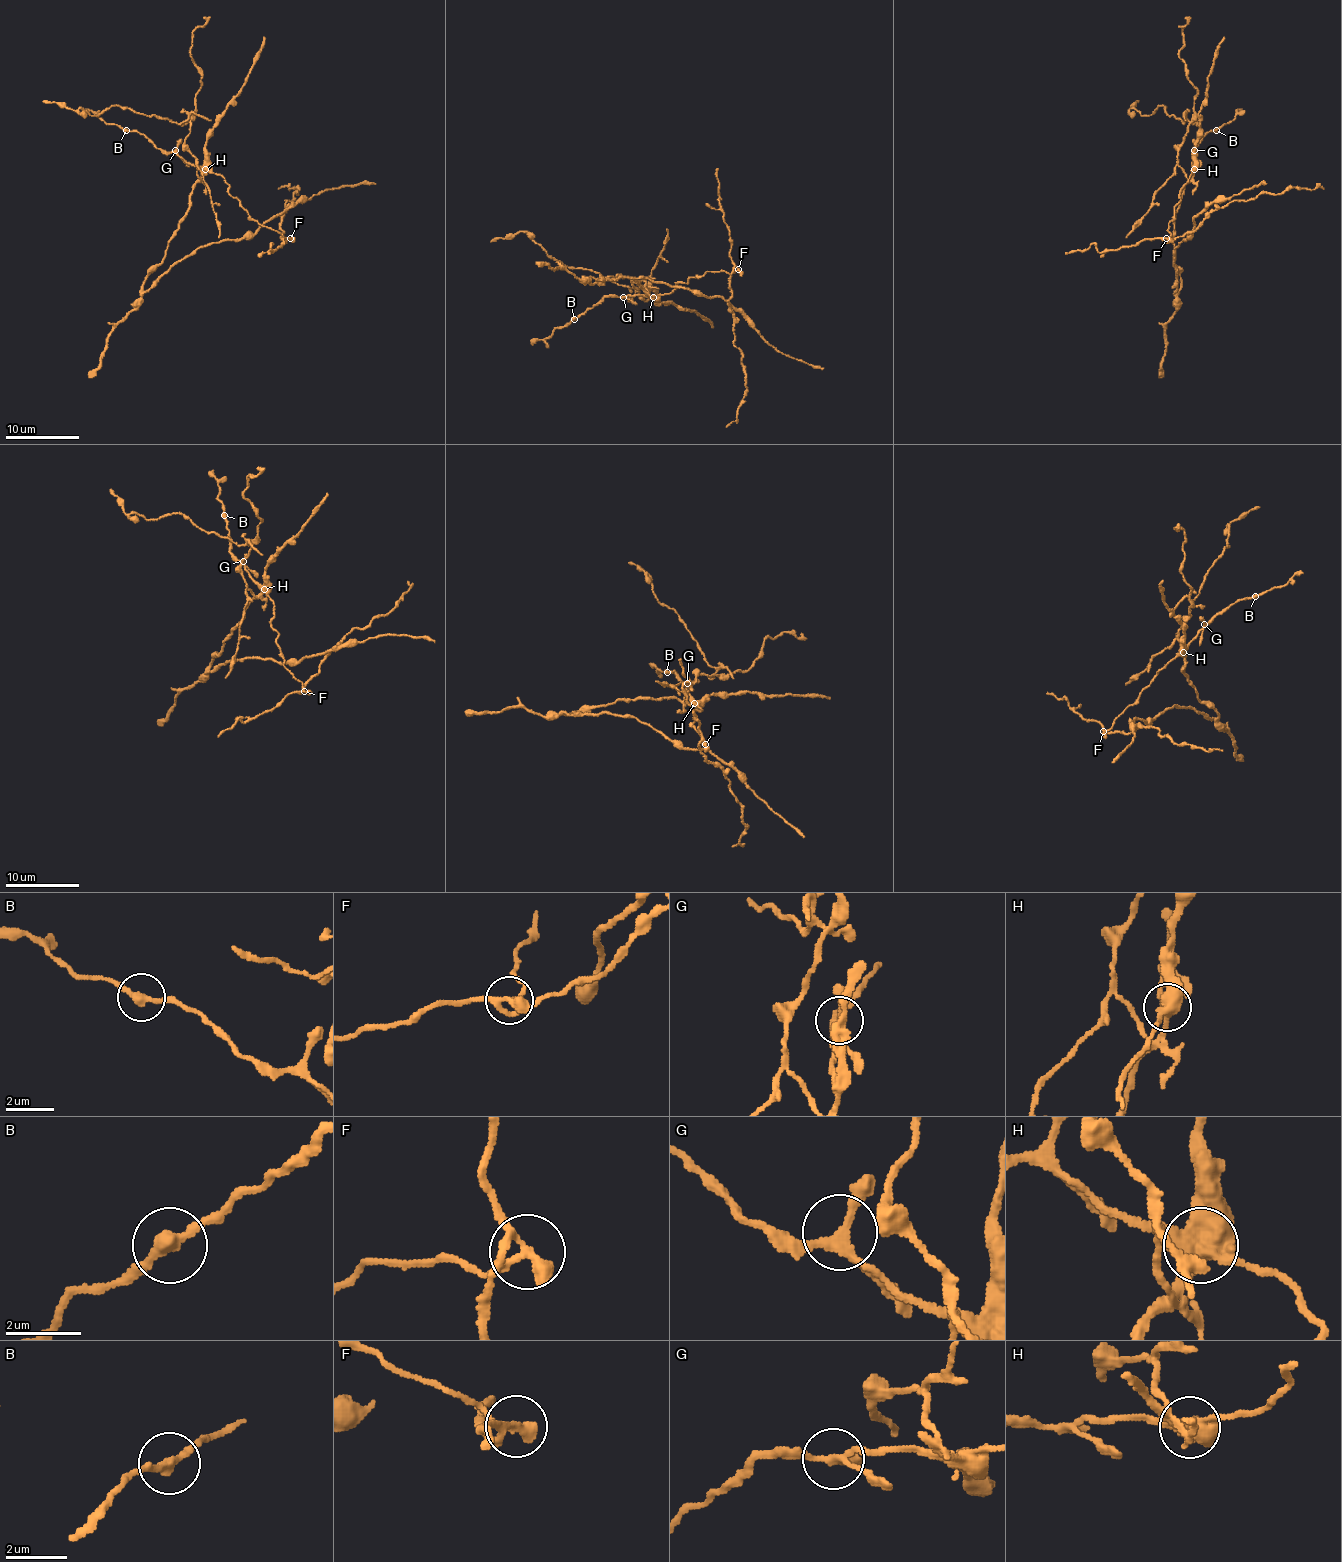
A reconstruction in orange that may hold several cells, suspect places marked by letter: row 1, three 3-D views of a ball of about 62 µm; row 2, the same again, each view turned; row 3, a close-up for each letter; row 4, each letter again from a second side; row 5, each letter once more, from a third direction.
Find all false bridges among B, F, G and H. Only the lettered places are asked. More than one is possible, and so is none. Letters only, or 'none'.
F, H

